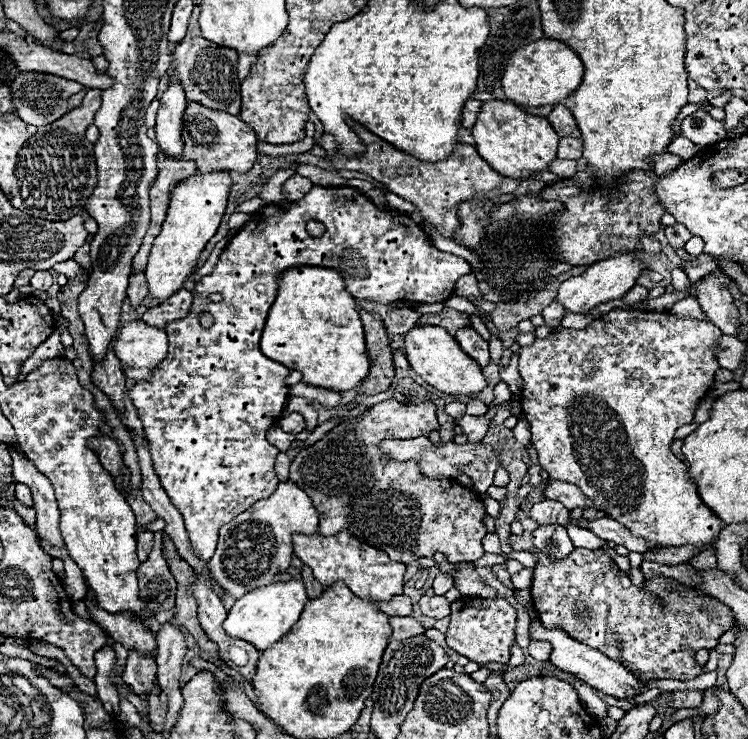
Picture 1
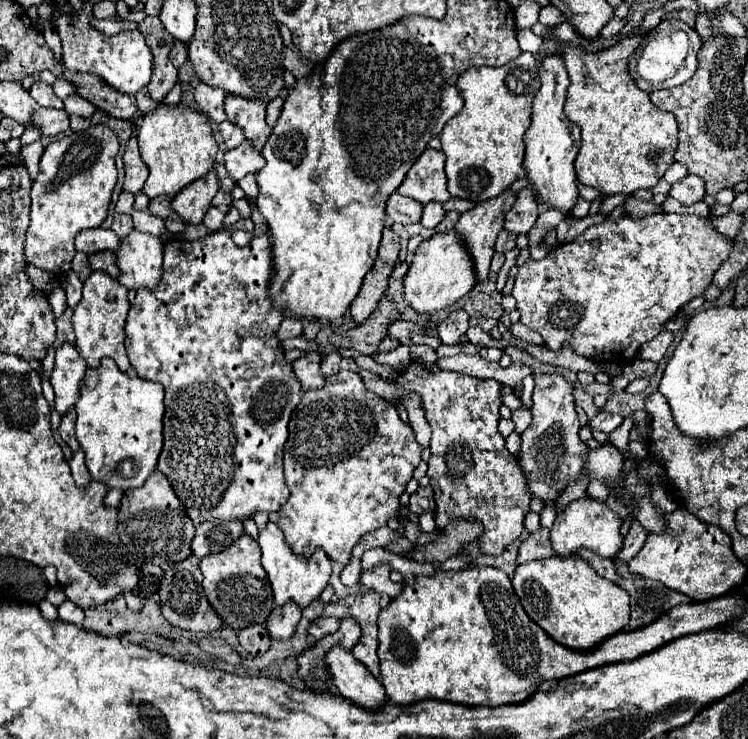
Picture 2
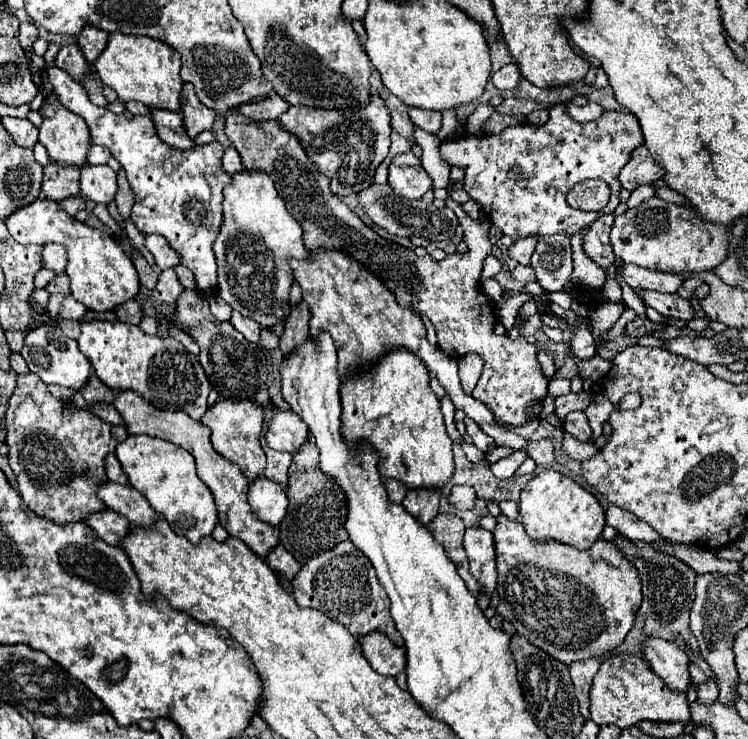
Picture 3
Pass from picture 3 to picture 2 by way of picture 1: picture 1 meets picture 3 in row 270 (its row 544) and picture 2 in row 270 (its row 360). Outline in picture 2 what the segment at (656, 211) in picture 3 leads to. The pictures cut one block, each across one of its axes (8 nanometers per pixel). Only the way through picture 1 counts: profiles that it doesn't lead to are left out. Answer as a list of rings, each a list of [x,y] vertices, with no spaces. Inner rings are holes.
[[[652,214],[646,218],[616,218],[616,220],[606,220],[598,226],[590,226],[588,230],[584,230],[576,240],[562,244],[554,250],[550,250],[546,254],[546,258],[542,260],[528,260],[524,266],[520,266],[516,278],[514,278],[514,288],[512,288],[512,296],[516,298],[516,306],[520,310],[520,322],[526,324],[528,328],[536,330],[542,334],[544,338],[544,346],[550,350],[560,350],[564,344],[570,344],[572,350],[580,356],[586,358],[594,358],[594,360],[602,360],[602,362],[612,362],[612,360],[624,360],[630,362],[638,356],[638,350],[642,348],[642,344],[646,344],[648,340],[652,340],[654,336],[658,336],[664,328],[664,324],[678,312],[680,306],[684,306],[688,300],[702,296],[704,290],[710,286],[712,276],[716,274],[716,270],[720,268],[720,264],[728,258],[728,254],[732,252],[732,242],[726,240],[722,234],[718,234],[712,224],[710,218],[700,218],[700,216],[688,216],[688,214]]]

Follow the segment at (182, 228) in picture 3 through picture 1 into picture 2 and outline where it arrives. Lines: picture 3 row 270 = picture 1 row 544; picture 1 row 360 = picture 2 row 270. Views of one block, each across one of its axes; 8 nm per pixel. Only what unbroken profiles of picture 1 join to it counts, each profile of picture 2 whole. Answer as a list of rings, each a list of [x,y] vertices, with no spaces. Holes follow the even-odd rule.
[[[238,220],[234,226],[218,230],[214,234],[208,234],[200,240],[188,242],[188,240],[168,240],[164,244],[164,268],[162,268],[162,282],[158,290],[138,290],[136,298],[132,302],[132,308],[128,312],[126,320],[126,352],[128,358],[142,380],[160,382],[166,390],[166,414],[164,414],[164,448],[158,458],[158,470],[172,482],[176,496],[182,500],[182,506],[186,508],[186,514],[194,520],[194,524],[202,524],[206,520],[218,518],[218,520],[246,520],[252,518],[256,512],[270,512],[280,510],[290,490],[284,482],[282,472],[282,448],[288,438],[288,420],[294,410],[294,406],[300,402],[300,382],[292,370],[292,364],[286,362],[282,344],[274,338],[280,322],[286,318],[280,308],[274,308],[272,298],[268,294],[268,284],[272,278],[272,242],[268,242],[268,236],[252,236],[246,246],[236,246],[232,242],[234,230],[254,230],[254,222]]]

